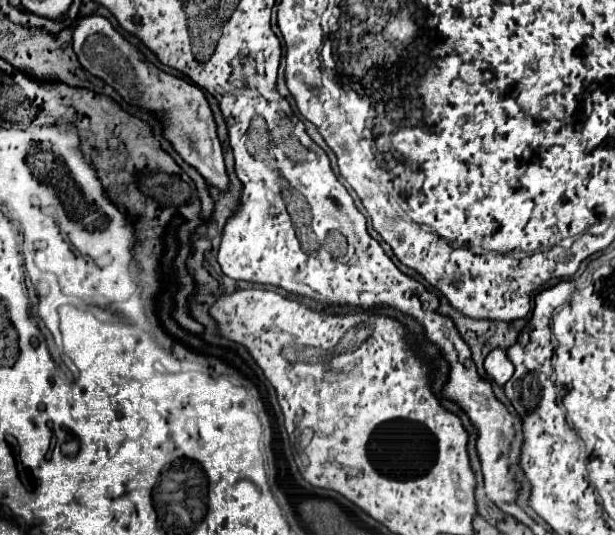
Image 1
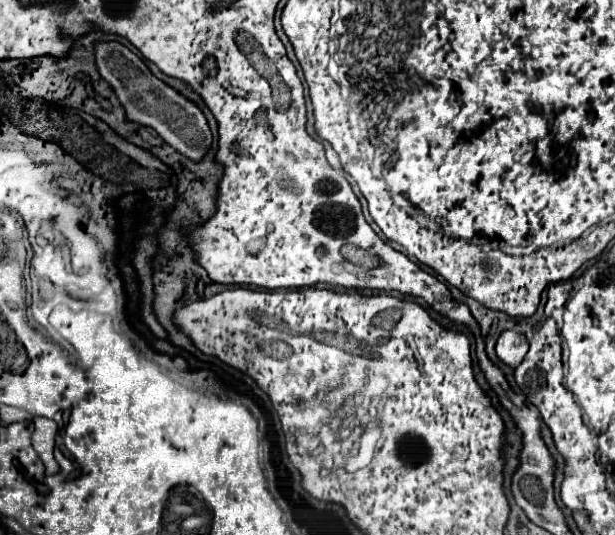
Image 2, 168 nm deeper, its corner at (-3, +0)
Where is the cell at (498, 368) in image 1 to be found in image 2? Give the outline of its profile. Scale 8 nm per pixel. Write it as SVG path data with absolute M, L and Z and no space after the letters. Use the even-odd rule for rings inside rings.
M509 329L509 331L503 331L503 333L499 335L495 349L497 349L497 357L499 357L503 363L507 363L509 367L515 369L515 367L523 361L525 353L527 353L529 341L527 341L527 337L525 337L523 333Z

